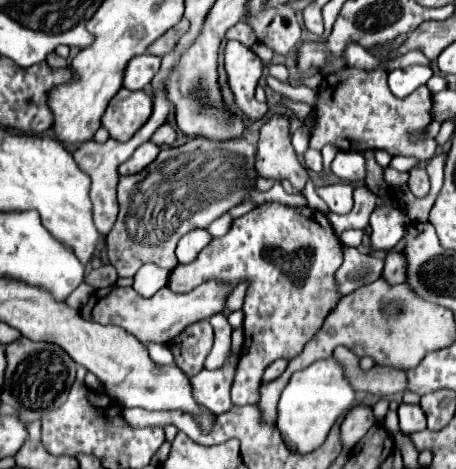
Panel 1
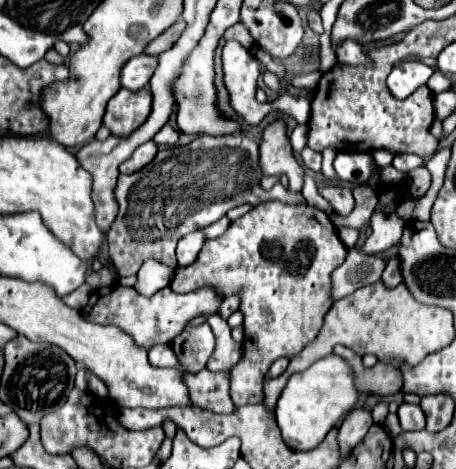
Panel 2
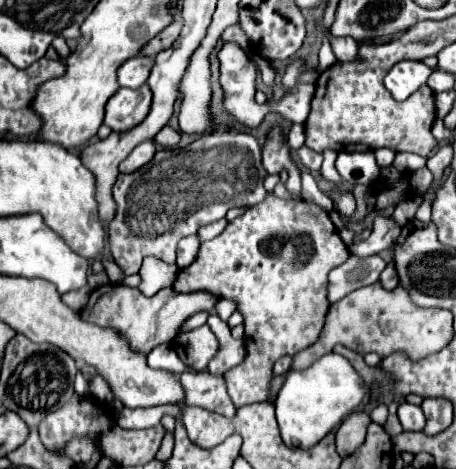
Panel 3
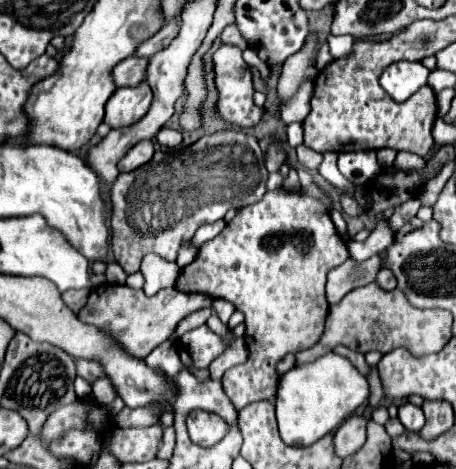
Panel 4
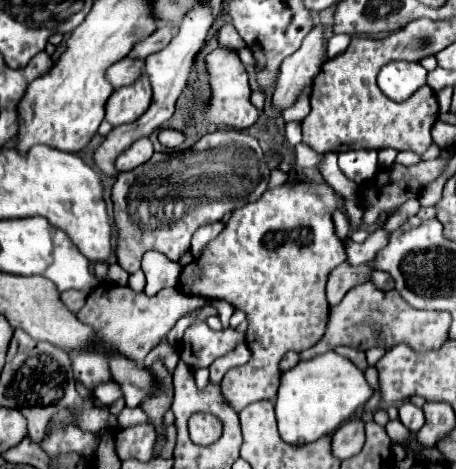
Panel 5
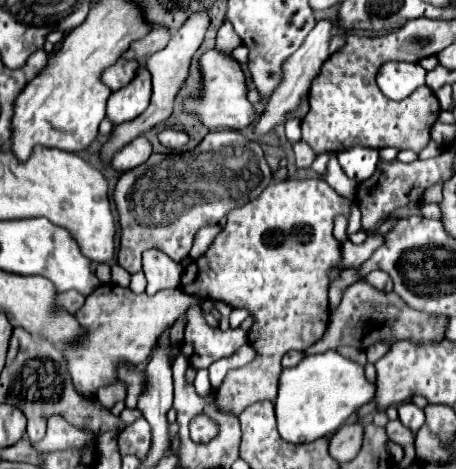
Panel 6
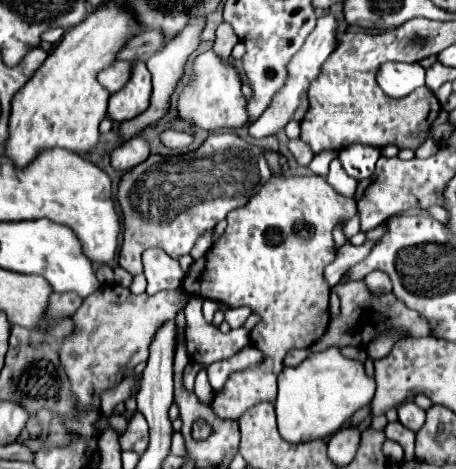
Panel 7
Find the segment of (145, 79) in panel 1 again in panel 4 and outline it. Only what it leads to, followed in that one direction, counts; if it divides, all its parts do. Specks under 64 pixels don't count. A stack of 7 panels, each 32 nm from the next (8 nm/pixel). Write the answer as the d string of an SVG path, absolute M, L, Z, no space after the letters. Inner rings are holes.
M130 56L130 58L122 60L122 62L118 62L112 68L114 84L118 88L120 86L136 86L146 76L146 64L148 64L146 58L136 58L136 56Z

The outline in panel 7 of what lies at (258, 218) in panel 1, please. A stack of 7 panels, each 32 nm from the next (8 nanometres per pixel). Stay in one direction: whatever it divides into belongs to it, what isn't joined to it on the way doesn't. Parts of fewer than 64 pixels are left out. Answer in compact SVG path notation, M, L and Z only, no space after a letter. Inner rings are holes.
M312 174L312 176L296 176L296 192L288 192L288 188L286 188L286 184L284 184L284 180L282 178L272 178L268 184L264 184L262 186L262 190L256 194L256 196L252 196L252 200L244 206L244 208L238 208L236 212L230 212L228 214L228 228L226 228L226 232L222 234L222 238L204 254L204 258L200 258L198 262L194 262L192 266L190 266L190 272L186 274L186 278L182 280L182 286L184 286L184 290L188 292L188 294L198 294L200 298L212 298L212 300L218 300L218 302L222 302L222 304L226 304L226 306L248 306L248 308L252 308L252 312L256 312L256 314L260 314L262 316L262 320L260 320L260 324L256 324L254 326L254 330L250 332L250 336L252 336L252 344L256 346L256 348L260 348L262 352L264 352L264 356L268 356L268 360L264 360L264 364L258 364L256 368L248 368L248 370L244 370L244 372L238 372L236 376L232 376L232 380L228 382L228 386L224 386L224 392L218 392L216 396L214 396L214 400L212 400L212 410L214 410L214 414L220 418L220 420L240 420L240 416L246 412L246 410L250 410L252 406L256 406L256 404L260 404L260 402L274 402L276 400L276 376L282 372L282 368L284 368L284 356L292 350L292 348L306 348L306 346L312 346L316 340L320 340L322 338L322 334L326 332L326 320L330 320L330 312L328 312L328 296L330 296L330 286L326 284L326 280L324 280L324 276L322 276L322 272L324 272L324 268L326 268L326 264L330 264L332 260L334 260L334 252L332 252L332 246L334 246L334 240L332 240L332 230L336 228L336 224L340 222L340 220L344 220L344 218L352 218L352 216L356 216L358 214L358 208L356 208L356 202L354 202L354 198L346 198L346 196L342 196L342 194L338 194L328 182L326 182L326 178L324 176L316 176L316 174ZM270 182L280 182L280 192L268 192L270 190ZM214 280L220 280L220 284L216 286L216 290L214 290Z

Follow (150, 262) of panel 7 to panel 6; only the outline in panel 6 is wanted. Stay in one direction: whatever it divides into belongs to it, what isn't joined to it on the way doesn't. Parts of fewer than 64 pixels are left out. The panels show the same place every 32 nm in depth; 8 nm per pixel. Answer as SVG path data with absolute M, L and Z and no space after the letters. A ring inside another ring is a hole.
M152 248L142 254L142 268L148 280L146 294L156 294L160 290L178 288L184 268L180 262L174 262L164 252Z

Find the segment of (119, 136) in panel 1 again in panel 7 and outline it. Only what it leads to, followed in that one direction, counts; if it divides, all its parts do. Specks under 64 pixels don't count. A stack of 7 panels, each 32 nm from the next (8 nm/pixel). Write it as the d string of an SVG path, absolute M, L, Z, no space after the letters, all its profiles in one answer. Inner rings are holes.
M136 60L132 64L130 80L122 90L110 96L108 100L108 118L116 122L126 122L142 114L150 106L152 80L144 60Z

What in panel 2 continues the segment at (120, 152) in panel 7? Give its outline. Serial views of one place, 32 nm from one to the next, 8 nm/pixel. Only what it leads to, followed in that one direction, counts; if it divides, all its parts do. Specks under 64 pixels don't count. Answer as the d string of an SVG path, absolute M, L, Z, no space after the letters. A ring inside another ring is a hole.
M152 140L140 144L140 146L134 150L134 154L120 164L120 172L122 172L122 174L132 174L132 172L144 168L144 166L156 156L156 152L158 152L158 146L156 146Z

